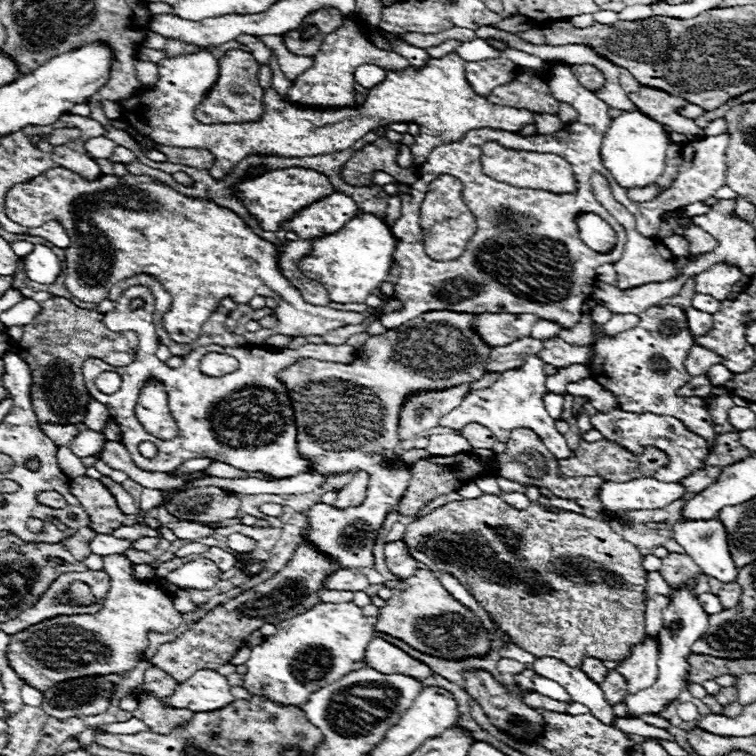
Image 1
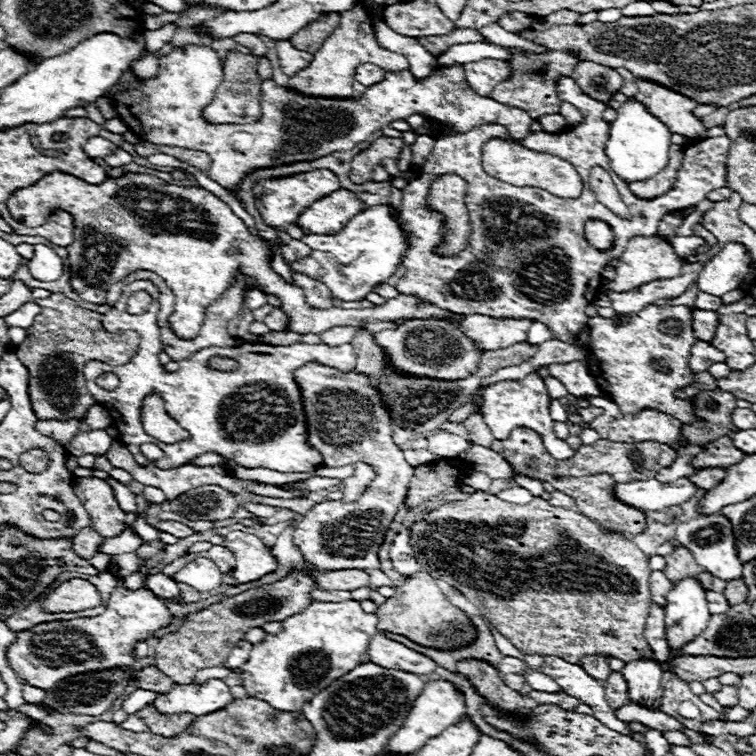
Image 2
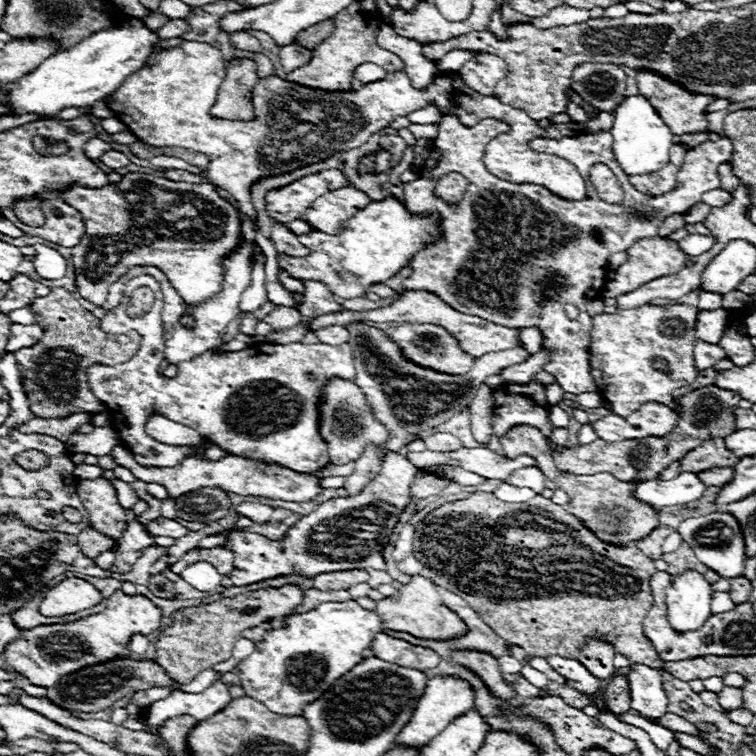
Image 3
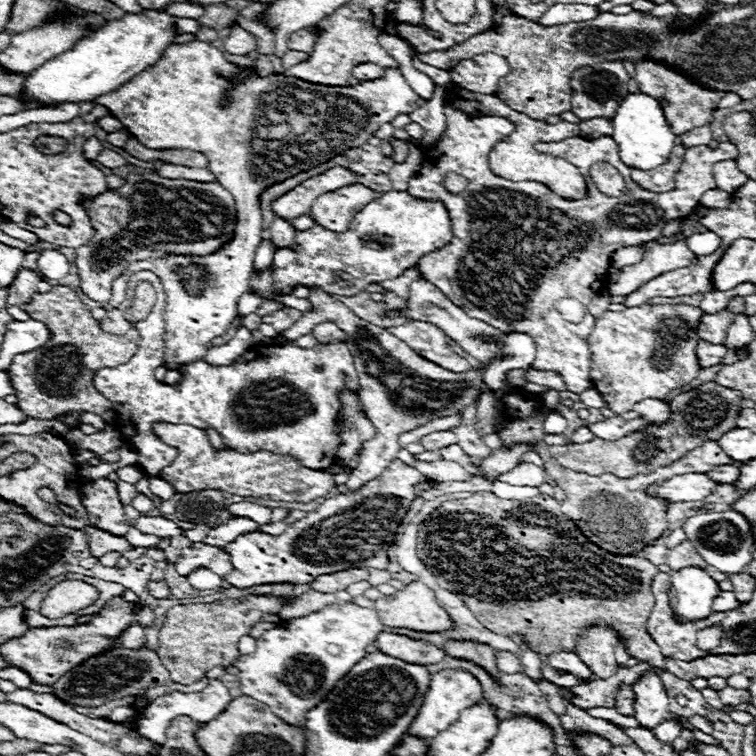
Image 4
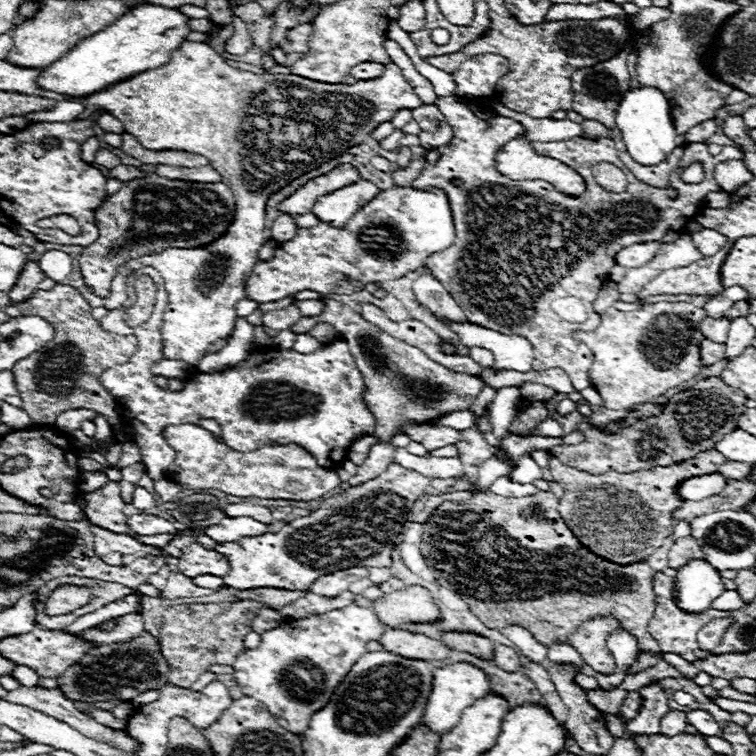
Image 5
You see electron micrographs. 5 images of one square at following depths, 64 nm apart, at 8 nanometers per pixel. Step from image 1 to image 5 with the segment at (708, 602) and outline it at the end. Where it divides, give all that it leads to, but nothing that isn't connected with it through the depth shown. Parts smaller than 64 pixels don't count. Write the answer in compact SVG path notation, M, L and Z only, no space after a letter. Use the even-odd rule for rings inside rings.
M726 590L722 596L718 596L718 600L712 602L712 608L716 608L716 610L738 610L744 606L746 606L746 602L740 598L740 594L736 590Z

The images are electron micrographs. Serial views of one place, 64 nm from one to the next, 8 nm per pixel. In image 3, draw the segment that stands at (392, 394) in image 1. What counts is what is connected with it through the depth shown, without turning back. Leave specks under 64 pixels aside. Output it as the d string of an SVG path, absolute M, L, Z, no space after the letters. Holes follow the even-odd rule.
M404 322L402 326L396 326L396 328L388 328L386 334L392 338L392 340L398 340L398 344L402 344L406 356L410 360L414 360L416 364L422 364L422 366L428 366L428 368L434 368L438 372L450 372L450 374L466 374L472 364L474 364L474 358L464 352L458 342L442 328L442 326L436 326L436 324L410 324L410 322ZM334 380L330 386L326 386L326 398L322 402L322 436L328 442L328 454L332 464L346 464L352 460L358 460L362 456L364 446L368 442L384 442L388 440L388 432L384 426L380 426L368 406L368 400L364 398L362 390L346 380ZM386 454L384 466L368 486L355 496L331 498L296 524L290 526L288 536L282 540L270 540L254 532L232 532L226 548L234 552L234 570L228 574L234 586L248 586L278 576L308 576L314 578L322 572L338 572L344 568L374 568L386 570L382 556L388 544L394 524L404 508L412 502L410 484L414 482L418 468L400 454Z

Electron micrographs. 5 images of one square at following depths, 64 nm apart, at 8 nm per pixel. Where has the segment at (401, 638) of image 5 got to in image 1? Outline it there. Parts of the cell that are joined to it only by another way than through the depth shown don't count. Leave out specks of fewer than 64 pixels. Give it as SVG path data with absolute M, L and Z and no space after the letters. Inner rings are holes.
M374 638L368 644L364 660L366 660L368 666L372 666L372 668L376 668L380 672L398 672L398 674L414 676L418 680L432 674L428 664L412 658L410 654L406 654L398 646L386 642L384 638Z

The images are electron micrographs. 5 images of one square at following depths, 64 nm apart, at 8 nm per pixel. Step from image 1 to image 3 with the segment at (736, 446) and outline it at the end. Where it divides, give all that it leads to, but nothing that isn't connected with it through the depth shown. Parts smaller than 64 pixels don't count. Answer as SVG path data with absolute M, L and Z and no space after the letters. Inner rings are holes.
M714 438L714 440L706 440L706 444L694 448L694 452L688 452L678 462L682 472L704 472L706 468L734 466L738 458L724 446L722 438Z

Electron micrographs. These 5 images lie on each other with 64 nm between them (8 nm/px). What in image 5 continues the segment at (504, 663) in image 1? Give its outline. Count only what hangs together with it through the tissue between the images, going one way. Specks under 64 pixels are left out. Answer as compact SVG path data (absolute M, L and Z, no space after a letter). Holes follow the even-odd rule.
M494 644L494 662L496 662L498 668L502 668L506 672L520 670L520 658L518 658L516 650L510 648L510 646Z

